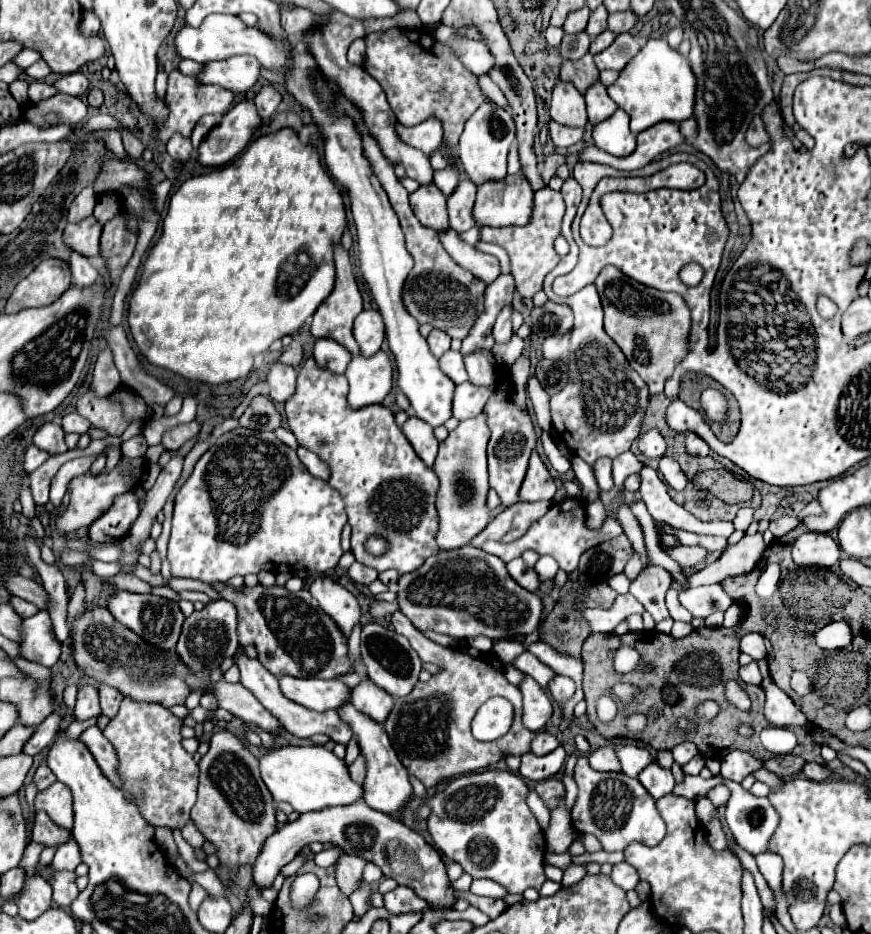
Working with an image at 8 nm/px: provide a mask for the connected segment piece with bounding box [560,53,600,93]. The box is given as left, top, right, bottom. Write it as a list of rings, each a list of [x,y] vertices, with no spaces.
[[[586,53],[582,59],[570,63],[570,61],[564,61],[562,67],[560,67],[560,79],[562,81],[572,81],[576,85],[578,91],[586,93],[586,89],[598,79],[598,69],[592,61],[592,55]]]

